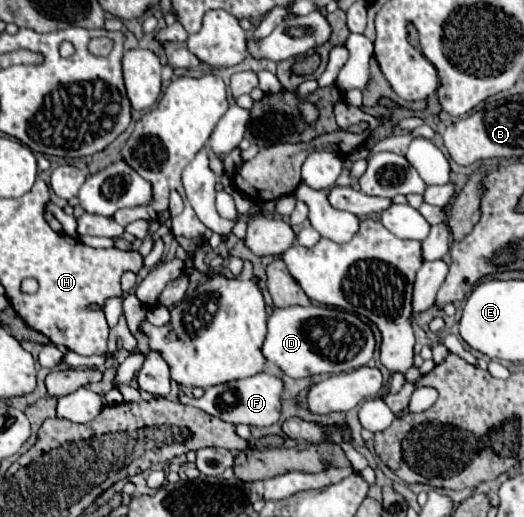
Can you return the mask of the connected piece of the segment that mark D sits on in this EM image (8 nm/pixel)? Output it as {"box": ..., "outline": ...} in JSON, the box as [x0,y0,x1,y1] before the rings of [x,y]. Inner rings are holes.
{"box":[261,305,373,379],"outline":[[[317,305],[273,307],[273,313],[267,317],[267,337],[261,347],[263,357],[293,379],[359,369],[373,357],[373,349],[373,333],[359,317],[335,307]]]}

